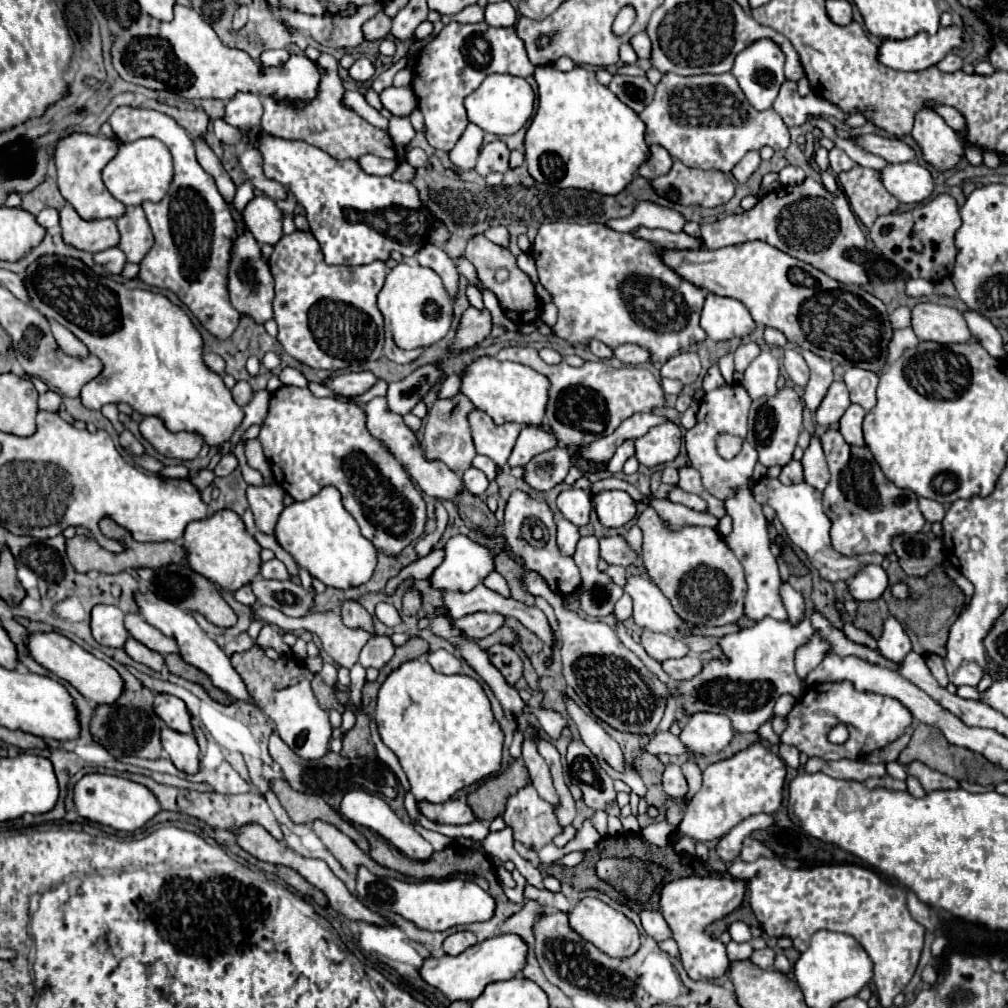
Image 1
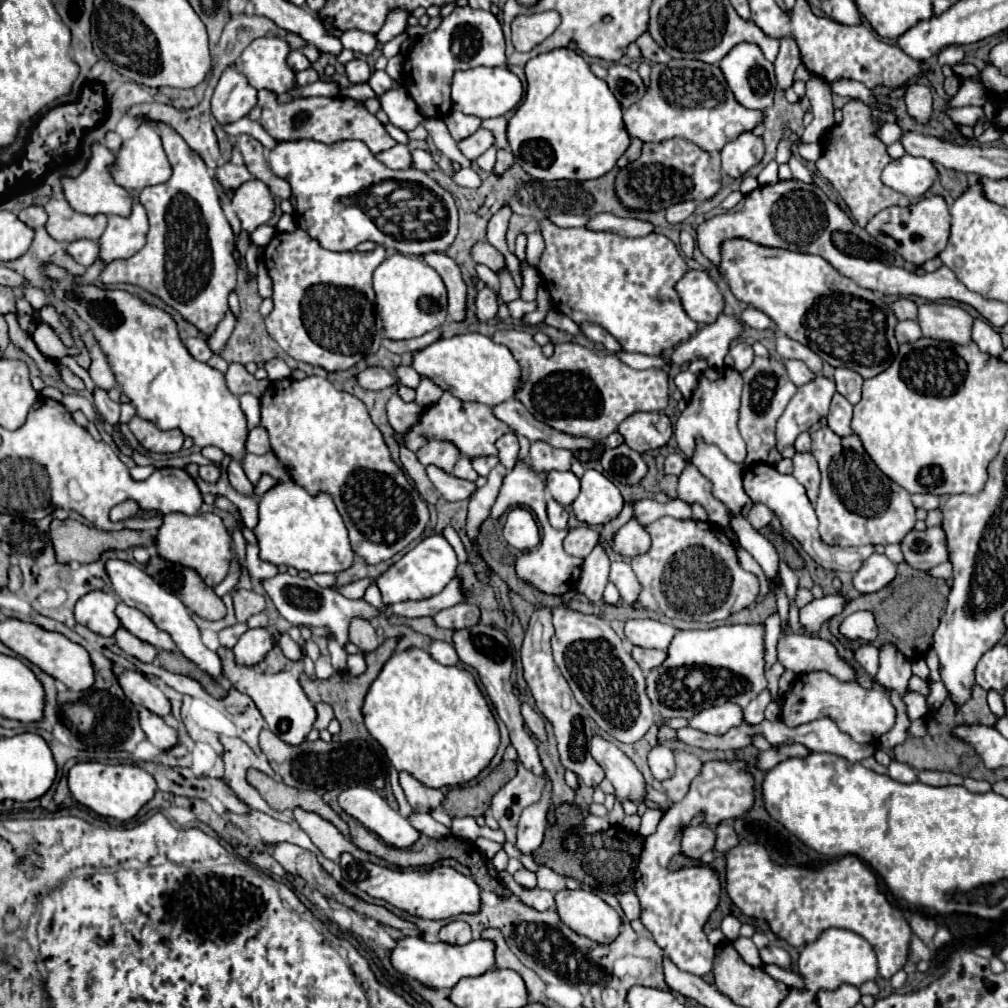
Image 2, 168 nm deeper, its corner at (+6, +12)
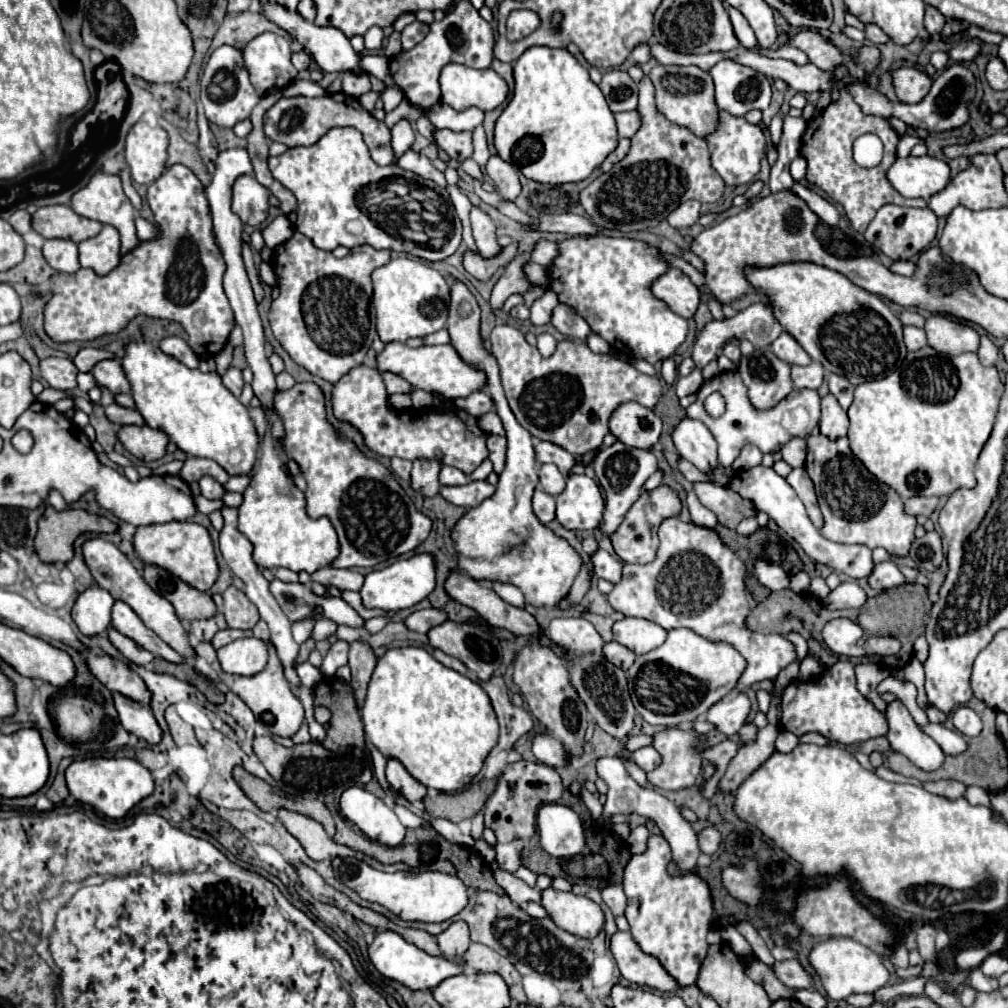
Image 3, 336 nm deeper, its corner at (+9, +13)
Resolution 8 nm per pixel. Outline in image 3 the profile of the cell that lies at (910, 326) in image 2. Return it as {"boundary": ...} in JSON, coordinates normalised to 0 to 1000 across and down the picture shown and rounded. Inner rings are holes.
{"boundary":[[[898,324],[898,342],[902,348],[910,348],[914,344],[920,342],[920,334],[918,334],[918,328],[912,326],[912,324]]]}

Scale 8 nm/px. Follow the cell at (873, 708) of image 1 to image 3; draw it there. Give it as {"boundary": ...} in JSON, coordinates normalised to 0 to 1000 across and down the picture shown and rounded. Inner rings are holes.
{"boundary":[[[830,656],[813,676],[787,678],[779,684],[775,693],[775,721],[779,719],[791,731],[799,727],[813,727],[822,737],[852,739],[856,735],[876,731],[880,727],[878,709],[872,707],[850,684],[848,666],[842,656]]]}

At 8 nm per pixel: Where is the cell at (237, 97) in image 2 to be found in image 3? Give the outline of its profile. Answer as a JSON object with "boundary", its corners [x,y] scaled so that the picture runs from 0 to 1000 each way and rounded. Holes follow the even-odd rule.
{"boundary":[[[219,45],[213,49],[199,76],[199,102],[203,106],[205,118],[217,126],[231,126],[249,114],[249,108],[255,104],[255,100],[257,94],[247,82],[247,72],[241,64],[239,49],[231,49],[229,45]]]}

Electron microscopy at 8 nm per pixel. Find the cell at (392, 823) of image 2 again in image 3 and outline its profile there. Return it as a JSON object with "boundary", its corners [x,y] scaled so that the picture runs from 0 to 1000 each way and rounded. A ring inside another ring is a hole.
{"boundary":[[[358,781],[342,783],[336,803],[342,813],[352,816],[366,832],[372,832],[378,838],[394,840],[402,830],[402,820],[394,813],[392,805]]]}

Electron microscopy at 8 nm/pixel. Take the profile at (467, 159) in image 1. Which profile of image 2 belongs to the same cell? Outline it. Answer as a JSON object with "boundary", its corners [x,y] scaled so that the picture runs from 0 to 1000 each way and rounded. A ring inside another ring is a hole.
{"boundary":[[[446,111],[440,121],[452,141],[468,135],[476,127],[476,119],[472,115],[462,115],[458,111]]]}

